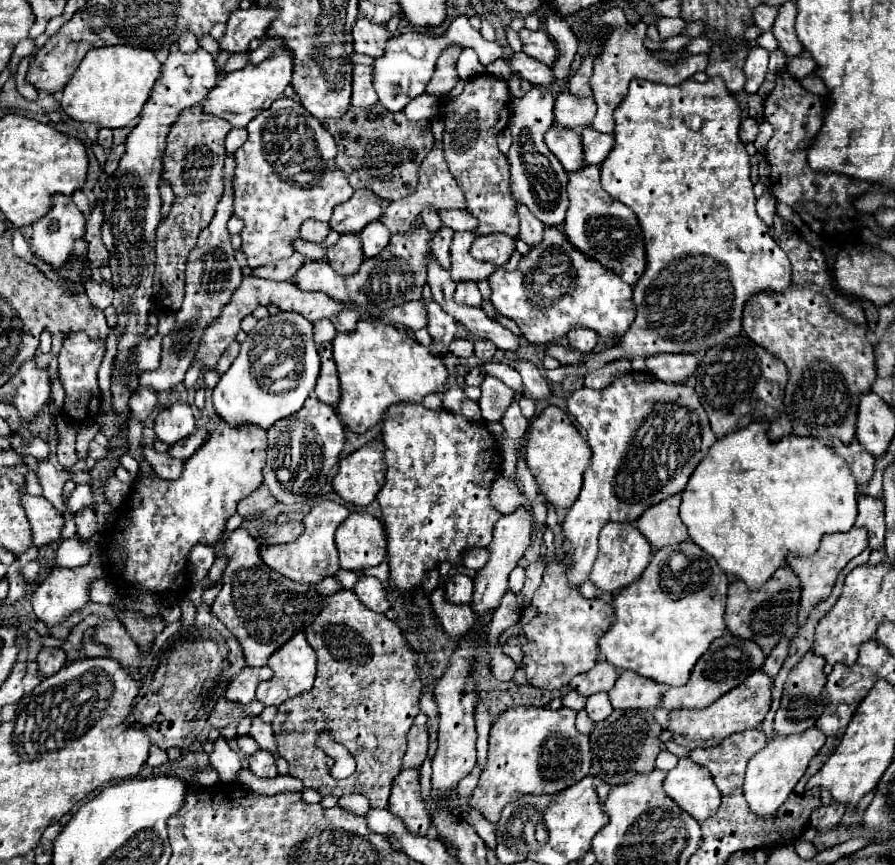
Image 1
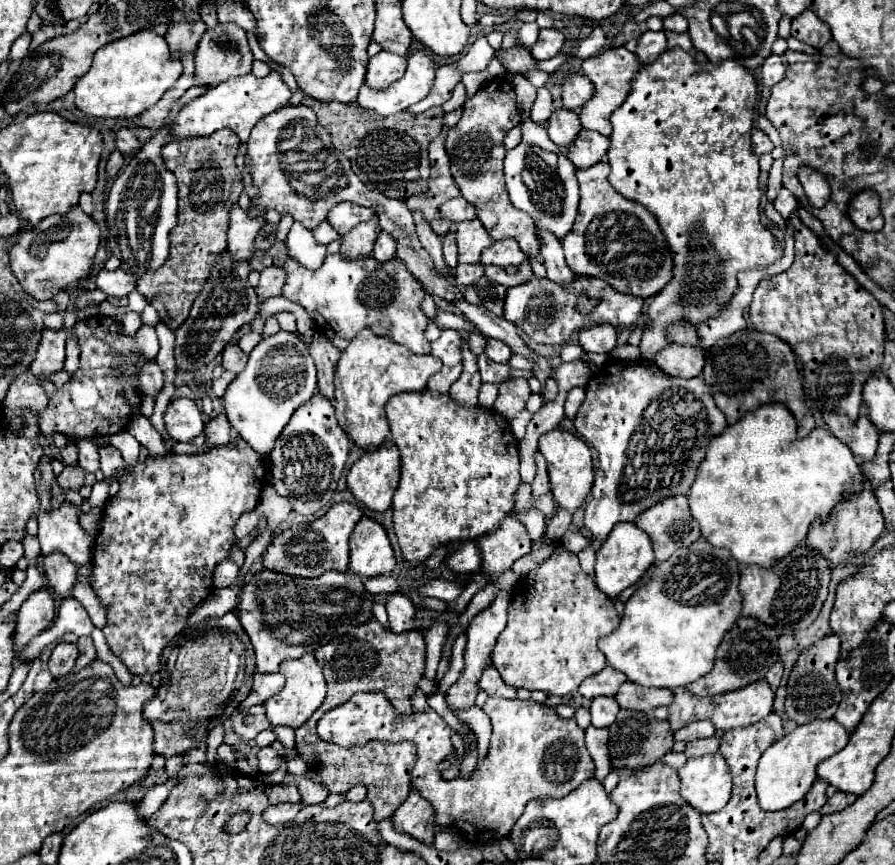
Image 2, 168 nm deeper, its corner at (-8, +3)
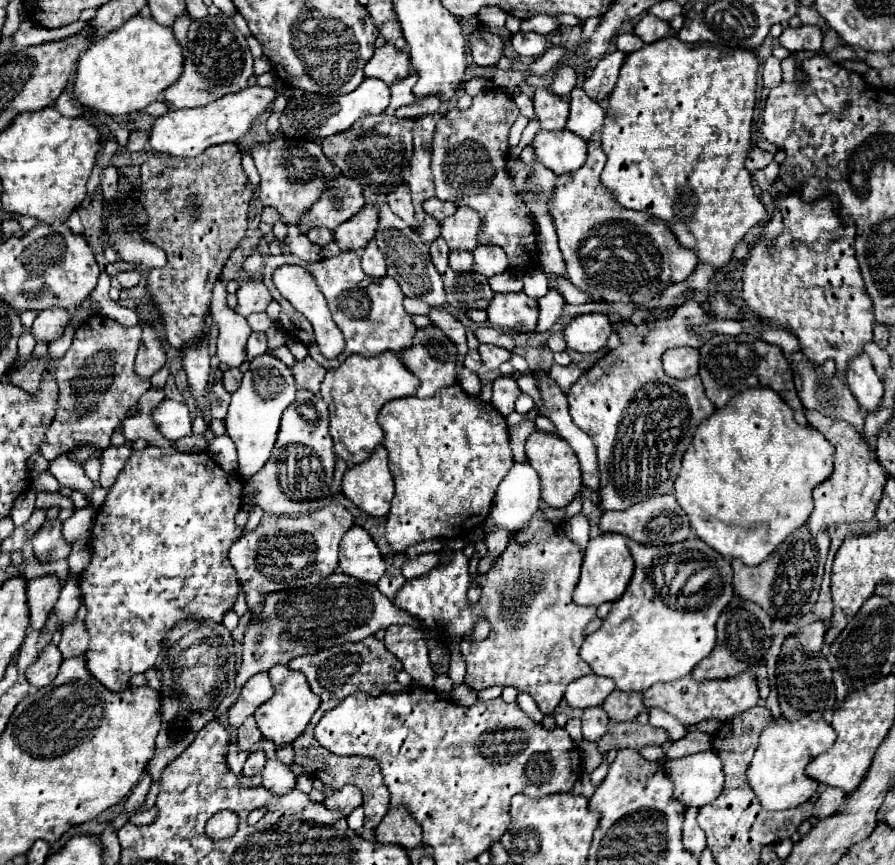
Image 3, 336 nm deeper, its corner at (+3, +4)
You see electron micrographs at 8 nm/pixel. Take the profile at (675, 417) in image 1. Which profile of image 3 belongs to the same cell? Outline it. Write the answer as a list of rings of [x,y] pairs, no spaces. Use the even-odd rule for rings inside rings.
[[[686,302],[684,306],[680,306],[680,308],[674,312],[674,318],[656,320],[656,322],[648,322],[648,324],[640,324],[640,326],[624,326],[624,328],[618,328],[618,336],[620,336],[620,340],[622,340],[620,346],[618,346],[616,350],[604,354],[604,356],[602,356],[592,368],[588,368],[588,370],[572,384],[572,388],[566,392],[572,422],[574,422],[580,430],[584,430],[584,432],[594,440],[596,450],[598,450],[598,464],[600,464],[600,504],[602,504],[604,510],[626,510],[626,508],[630,508],[632,504],[642,502],[642,500],[646,500],[646,498],[650,498],[650,496],[672,494],[672,492],[674,492],[674,480],[676,480],[676,476],[678,476],[678,472],[680,472],[682,456],[684,456],[684,452],[688,450],[688,446],[690,446],[690,442],[692,442],[692,436],[694,436],[698,424],[700,424],[706,416],[710,416],[710,414],[716,410],[714,404],[706,398],[702,382],[664,382],[664,370],[662,370],[662,360],[660,360],[660,358],[662,358],[662,354],[664,354],[666,348],[676,348],[676,346],[696,346],[696,348],[700,348],[700,346],[702,346],[702,342],[700,342],[698,338],[692,336],[692,330],[694,330],[694,328],[698,328],[698,332],[702,330],[702,332],[730,334],[730,336],[742,334],[740,322],[736,322],[736,320],[714,320],[714,322],[712,322],[712,320],[706,316],[706,312],[704,312],[696,302]]]

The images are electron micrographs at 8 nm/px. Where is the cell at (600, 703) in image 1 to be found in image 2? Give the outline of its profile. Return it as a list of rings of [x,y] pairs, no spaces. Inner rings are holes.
[[[595,697],[591,703],[591,725],[593,727],[609,727],[619,713],[619,705],[615,697]]]

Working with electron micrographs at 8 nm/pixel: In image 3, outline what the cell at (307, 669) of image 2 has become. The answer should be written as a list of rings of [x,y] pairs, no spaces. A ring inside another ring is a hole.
[[[286,664],[272,666],[268,670],[268,674],[270,674],[270,682],[274,686],[274,696],[256,710],[254,718],[258,722],[258,728],[260,728],[262,736],[266,740],[274,742],[276,748],[282,748],[286,744],[292,744],[296,740],[296,736],[300,736],[304,732],[312,714],[320,706],[320,698],[314,696],[314,692],[308,688],[308,682],[302,676],[302,672],[290,670]]]

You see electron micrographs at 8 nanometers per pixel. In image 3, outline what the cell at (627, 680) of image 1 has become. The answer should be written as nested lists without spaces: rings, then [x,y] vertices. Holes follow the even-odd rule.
[[[614,690],[602,704],[604,712],[608,714],[610,720],[614,722],[624,722],[624,720],[634,720],[642,710],[642,694],[638,692],[620,692]]]

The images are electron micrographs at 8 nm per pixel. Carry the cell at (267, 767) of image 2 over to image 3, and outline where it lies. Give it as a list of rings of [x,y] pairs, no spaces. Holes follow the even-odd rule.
[[[256,750],[256,752],[252,752],[252,754],[248,756],[248,760],[246,760],[246,764],[244,764],[242,774],[244,774],[244,776],[260,774],[260,772],[262,772],[262,768],[264,768],[264,764],[266,764],[266,756],[264,756],[264,752],[262,752],[262,750]]]

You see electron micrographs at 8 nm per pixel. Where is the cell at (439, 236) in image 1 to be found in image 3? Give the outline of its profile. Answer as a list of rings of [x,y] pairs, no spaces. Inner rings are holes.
[[[436,238],[430,246],[430,256],[432,256],[432,262],[440,274],[444,274],[448,268],[448,254],[450,254],[450,250],[448,250],[444,238]]]

